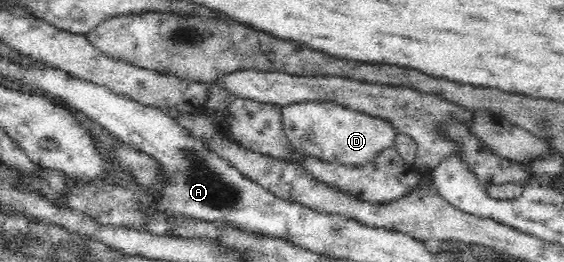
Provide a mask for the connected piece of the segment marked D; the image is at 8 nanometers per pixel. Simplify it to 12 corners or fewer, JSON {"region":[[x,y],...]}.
{"region":[[331,101],[282,106],[292,150],[358,166],[395,147],[385,118]]}

